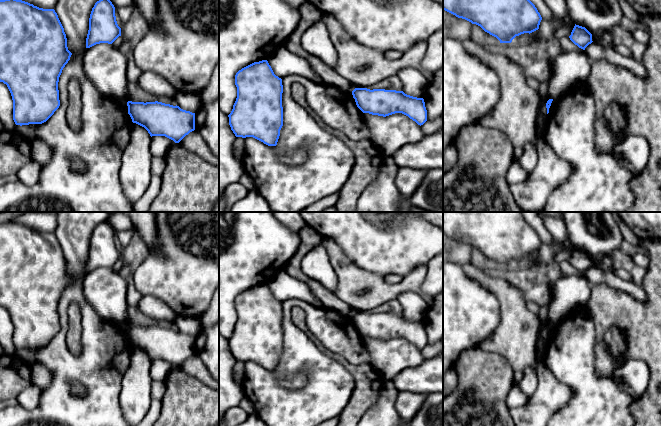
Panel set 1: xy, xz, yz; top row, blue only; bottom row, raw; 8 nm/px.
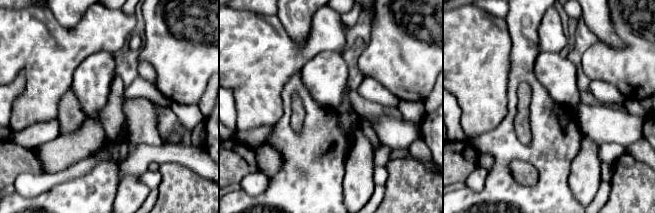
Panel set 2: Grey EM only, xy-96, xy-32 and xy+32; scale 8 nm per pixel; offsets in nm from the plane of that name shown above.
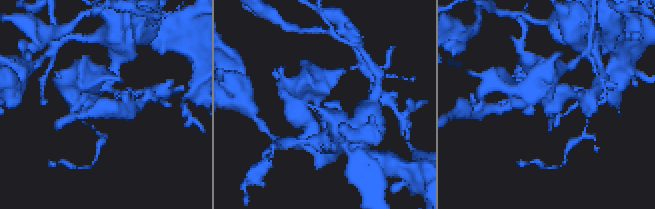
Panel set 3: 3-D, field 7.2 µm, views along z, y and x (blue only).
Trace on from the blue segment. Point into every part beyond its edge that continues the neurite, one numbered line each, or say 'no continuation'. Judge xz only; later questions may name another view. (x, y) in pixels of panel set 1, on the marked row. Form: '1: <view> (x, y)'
no continuation

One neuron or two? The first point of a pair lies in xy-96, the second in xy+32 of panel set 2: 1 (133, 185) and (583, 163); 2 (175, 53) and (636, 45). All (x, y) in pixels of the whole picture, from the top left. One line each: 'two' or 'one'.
1: one
2: one

